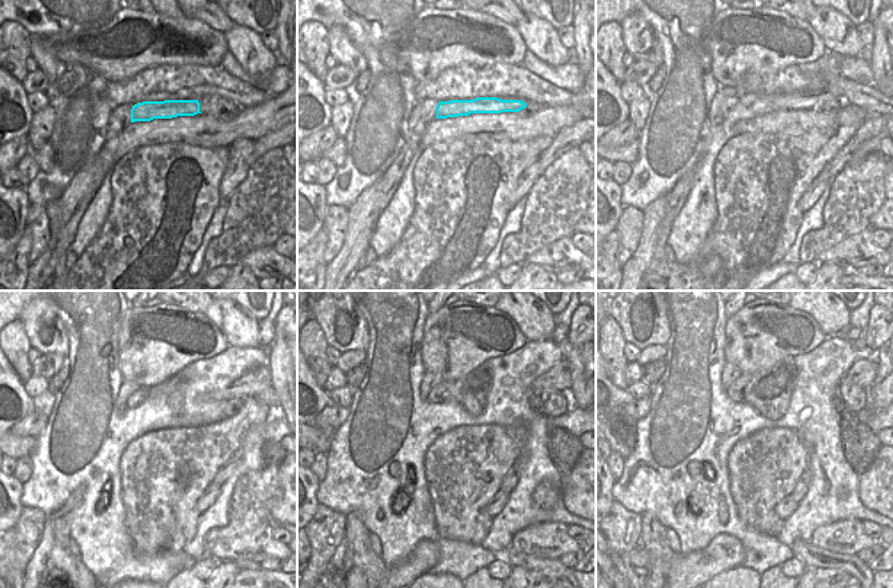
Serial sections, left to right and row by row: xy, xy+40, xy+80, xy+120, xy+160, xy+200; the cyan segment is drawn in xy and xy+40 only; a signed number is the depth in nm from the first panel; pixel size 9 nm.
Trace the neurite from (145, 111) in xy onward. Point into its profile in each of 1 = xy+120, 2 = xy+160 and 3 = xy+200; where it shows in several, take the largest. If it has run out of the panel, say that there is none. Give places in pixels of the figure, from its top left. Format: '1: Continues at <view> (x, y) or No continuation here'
1: Continues at xy+120 (252, 383)
2: Continues at xy+160 (559, 378)
3: Continues at xy+200 (863, 372)

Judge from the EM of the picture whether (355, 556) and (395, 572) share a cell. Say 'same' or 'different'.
different

